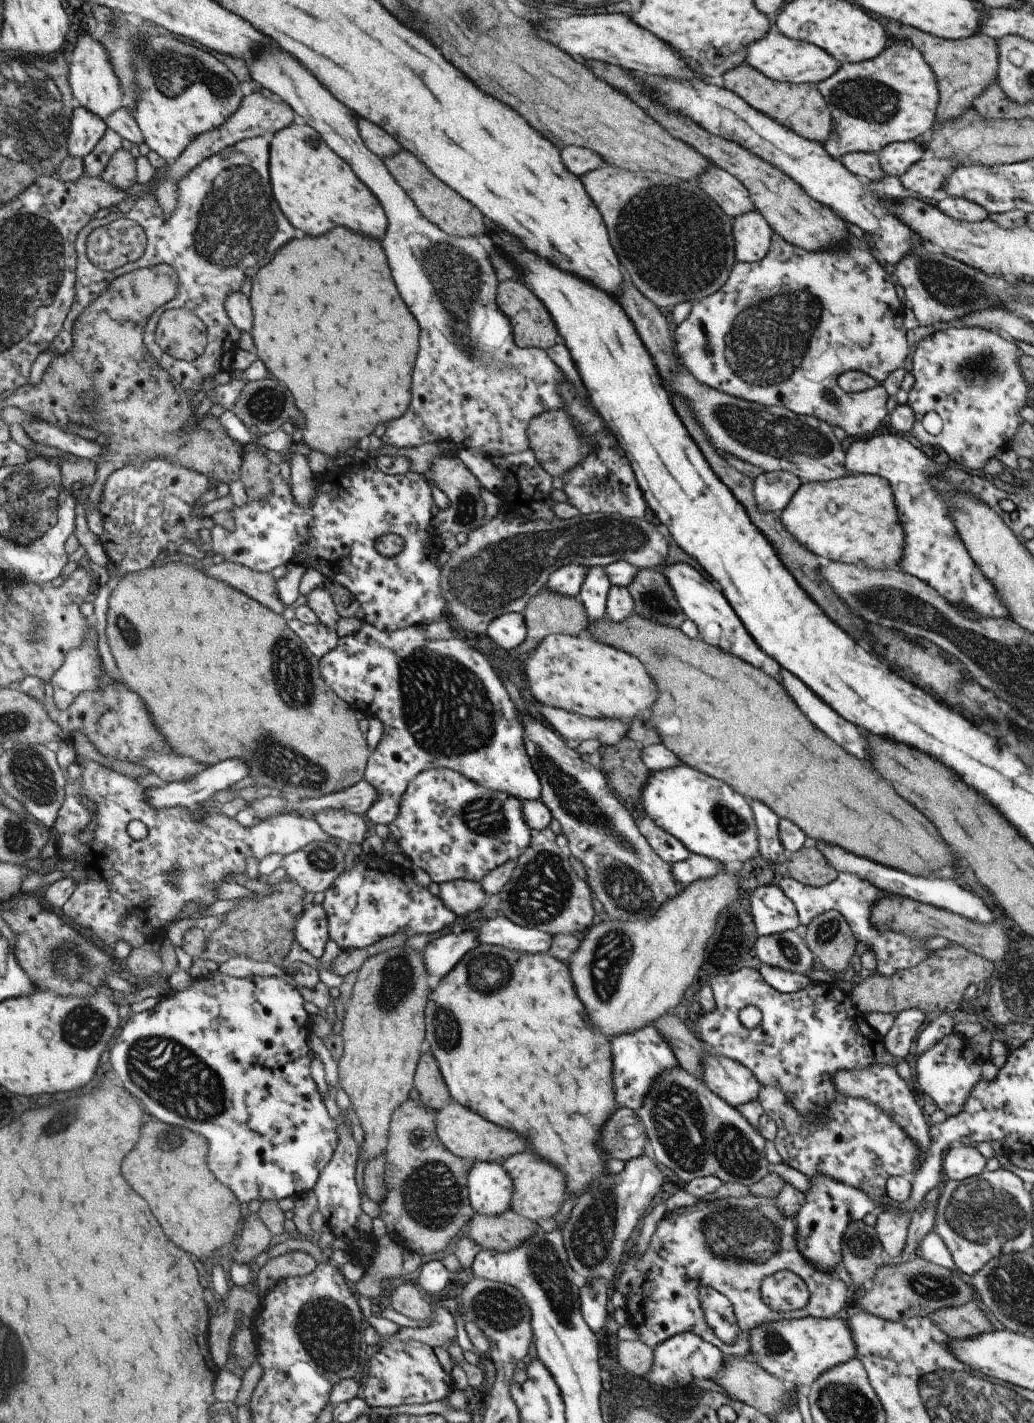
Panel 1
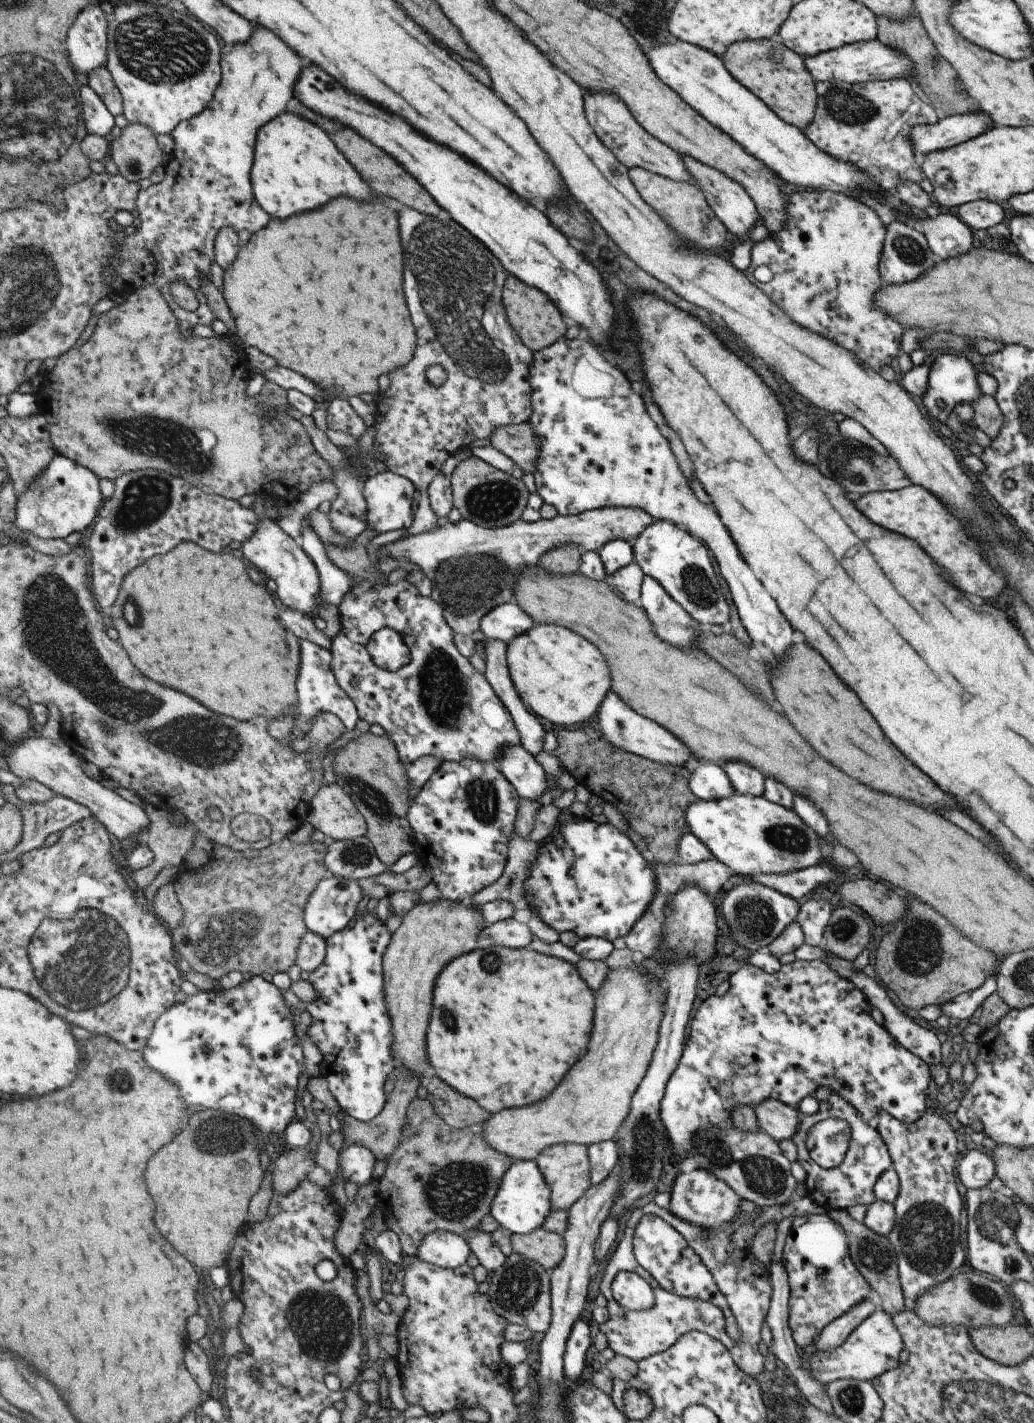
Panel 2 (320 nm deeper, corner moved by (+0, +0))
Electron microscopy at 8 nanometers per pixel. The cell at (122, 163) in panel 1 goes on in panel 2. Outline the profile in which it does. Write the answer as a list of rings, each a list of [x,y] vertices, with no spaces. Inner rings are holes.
[[[130,122],[119,138],[111,139],[110,157],[127,180],[137,183],[161,164],[167,166],[170,154],[159,148],[157,135],[149,125]]]

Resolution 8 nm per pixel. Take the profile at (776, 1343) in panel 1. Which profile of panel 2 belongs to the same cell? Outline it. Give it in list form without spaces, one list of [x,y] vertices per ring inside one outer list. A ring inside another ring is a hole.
[[[879,1307],[849,1332],[843,1344],[827,1352],[825,1350],[812,1352],[807,1358],[809,1374],[824,1387],[841,1379],[870,1381],[887,1370],[893,1370],[899,1364],[897,1356],[902,1347],[901,1337],[891,1324],[891,1317]]]

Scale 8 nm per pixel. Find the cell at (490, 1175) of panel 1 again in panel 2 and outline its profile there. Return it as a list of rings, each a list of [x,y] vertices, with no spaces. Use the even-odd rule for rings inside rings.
[[[535,1159],[515,1161],[507,1171],[502,1187],[495,1197],[491,1215],[500,1226],[514,1233],[531,1233],[543,1226],[547,1216],[551,1214],[551,1188],[543,1176]]]

